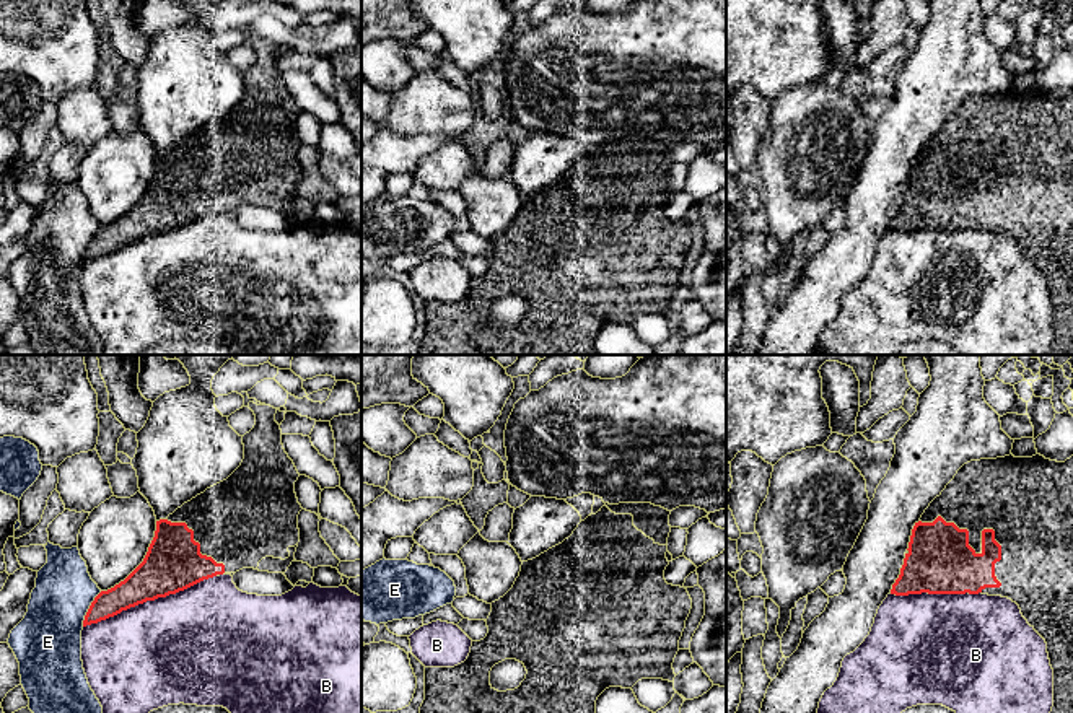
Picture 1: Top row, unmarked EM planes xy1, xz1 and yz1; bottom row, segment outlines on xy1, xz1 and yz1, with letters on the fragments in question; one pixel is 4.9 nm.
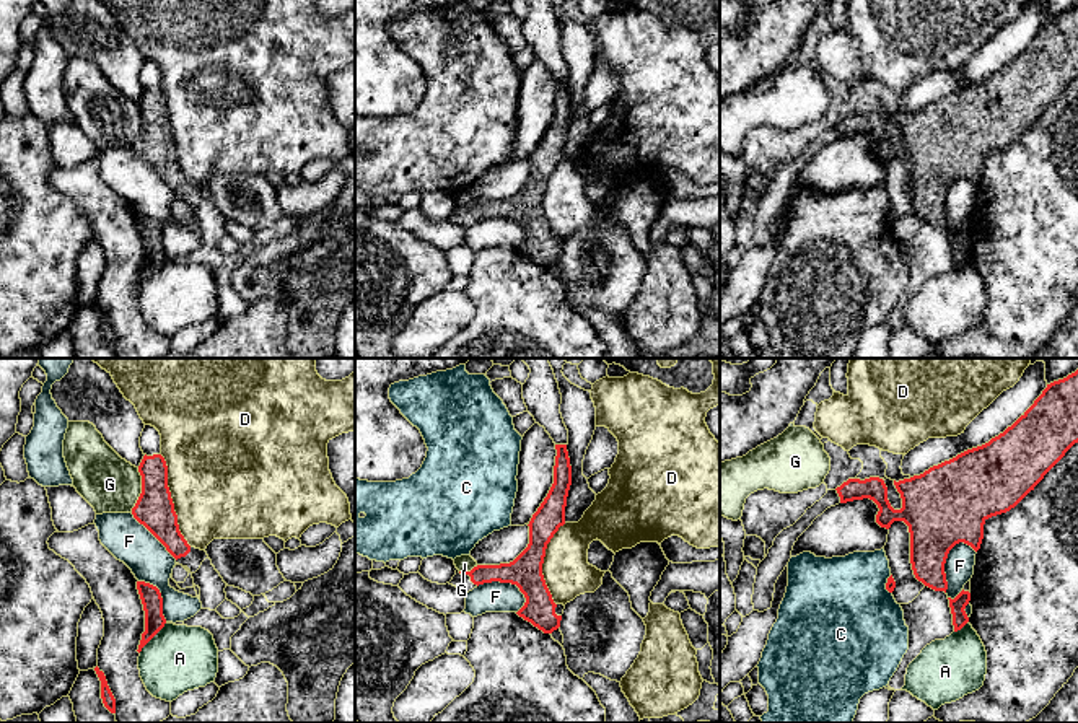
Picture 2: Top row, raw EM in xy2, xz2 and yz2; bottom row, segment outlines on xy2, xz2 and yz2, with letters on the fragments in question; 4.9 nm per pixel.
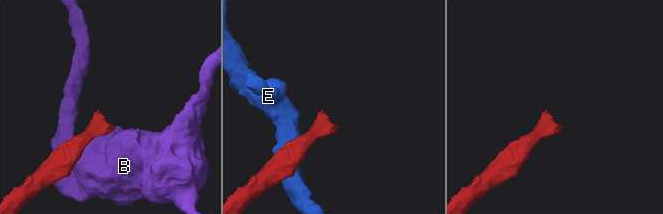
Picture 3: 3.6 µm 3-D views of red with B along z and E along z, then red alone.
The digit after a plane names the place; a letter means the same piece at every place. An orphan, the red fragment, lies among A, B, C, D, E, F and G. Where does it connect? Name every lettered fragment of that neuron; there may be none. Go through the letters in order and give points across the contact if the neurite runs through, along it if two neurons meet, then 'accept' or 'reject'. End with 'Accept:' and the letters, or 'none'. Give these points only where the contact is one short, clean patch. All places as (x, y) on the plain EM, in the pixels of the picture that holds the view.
A: border xy2 (165, 258), (139, 287); reject
B: reject
C: reject
D: reject
E: reject
F: reject
G: reject
Accept: none

